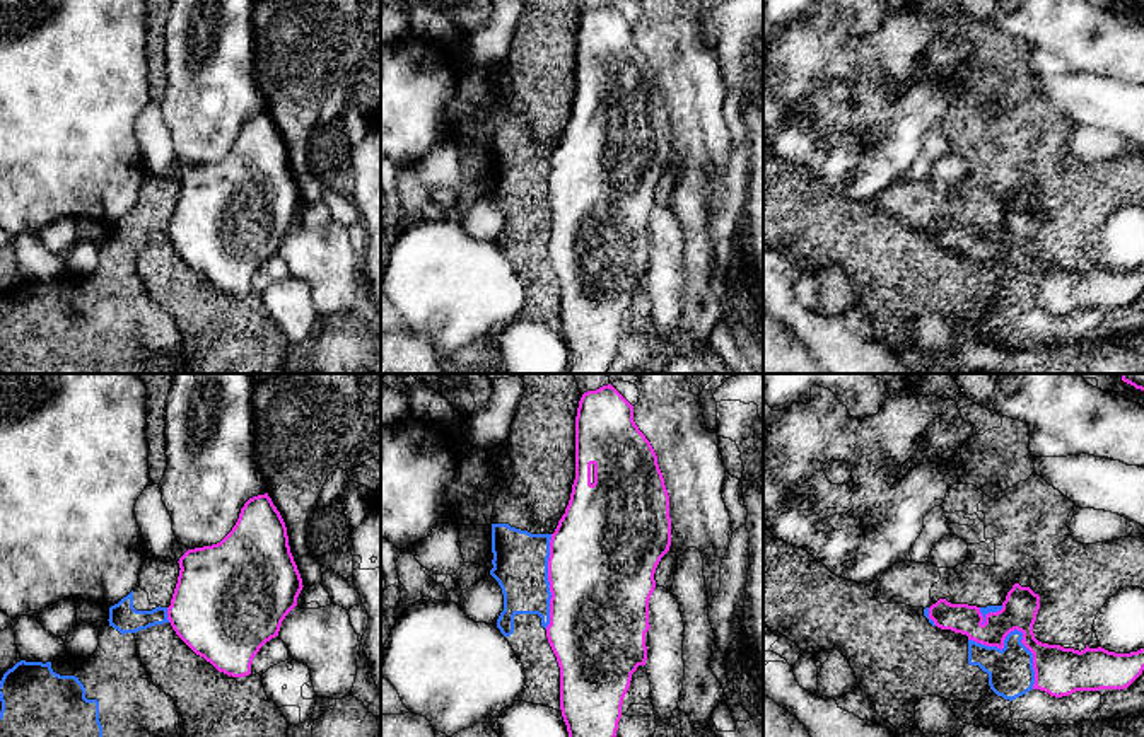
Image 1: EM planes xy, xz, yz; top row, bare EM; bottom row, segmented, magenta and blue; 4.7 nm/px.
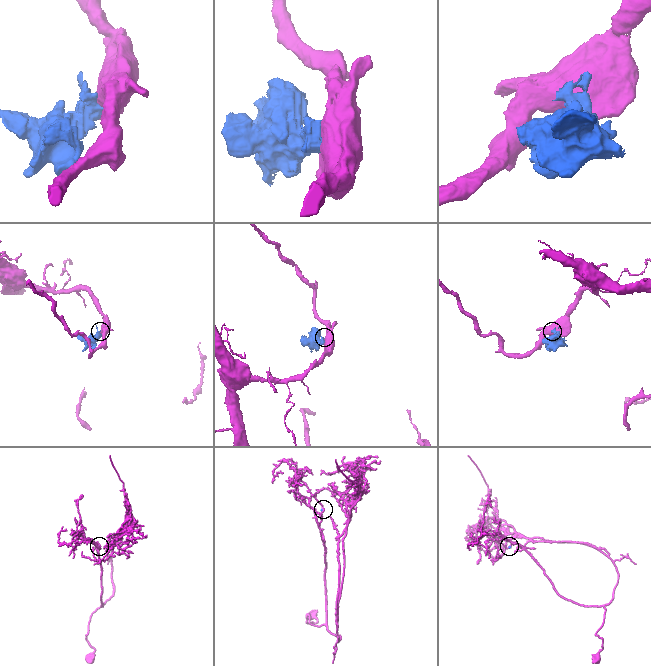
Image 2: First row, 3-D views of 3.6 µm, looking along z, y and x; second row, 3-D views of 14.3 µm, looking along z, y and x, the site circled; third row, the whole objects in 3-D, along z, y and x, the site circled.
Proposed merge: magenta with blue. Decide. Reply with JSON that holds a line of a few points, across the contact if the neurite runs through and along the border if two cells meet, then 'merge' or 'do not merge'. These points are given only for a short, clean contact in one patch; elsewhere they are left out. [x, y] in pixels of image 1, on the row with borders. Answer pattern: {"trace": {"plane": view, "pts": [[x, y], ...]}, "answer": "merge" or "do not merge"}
{"answer": "do not merge"}

